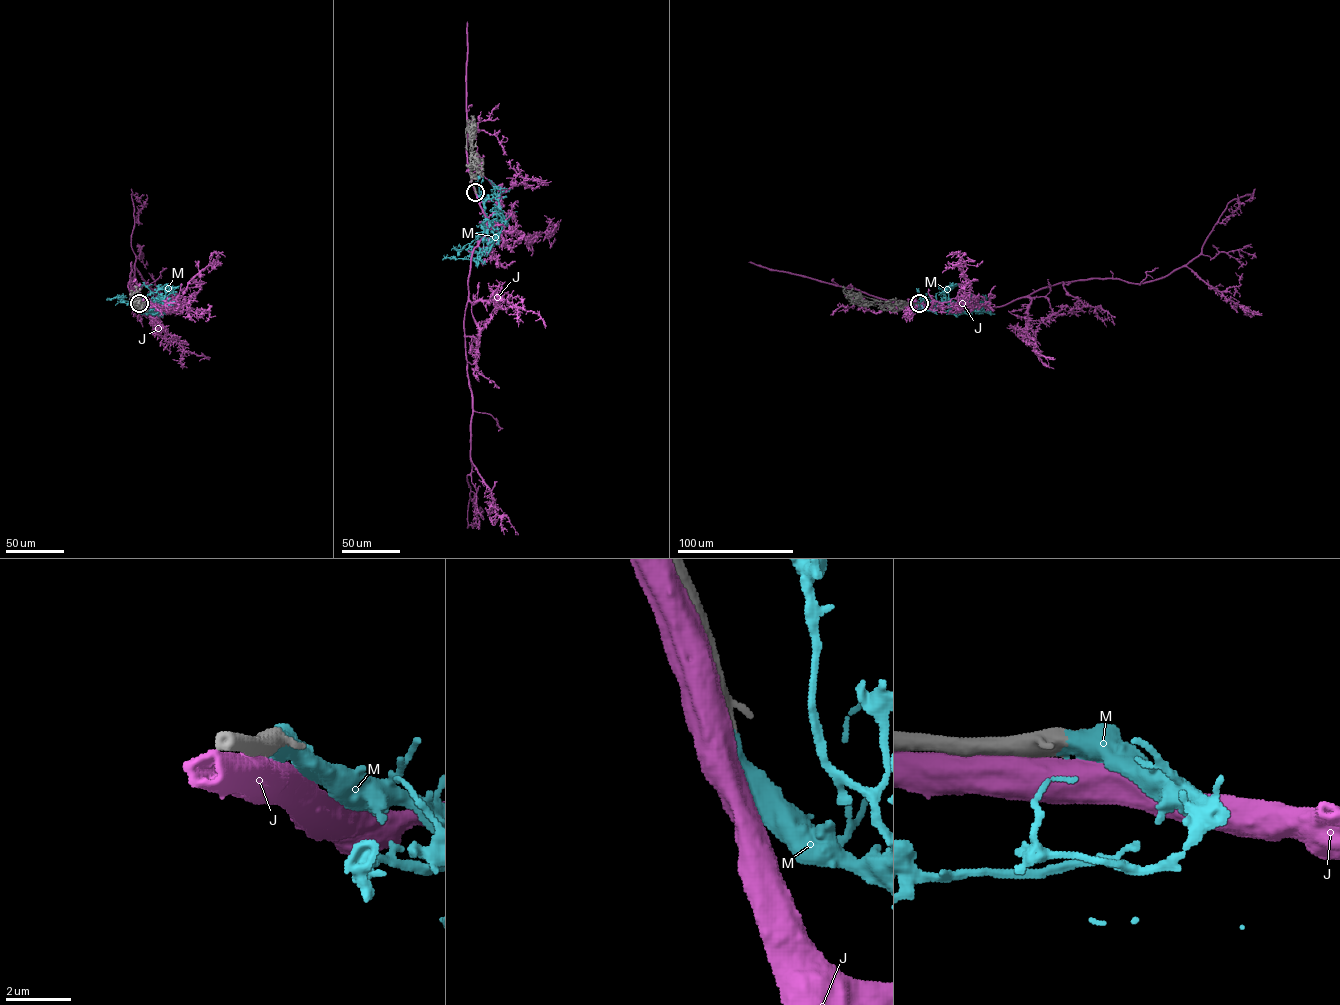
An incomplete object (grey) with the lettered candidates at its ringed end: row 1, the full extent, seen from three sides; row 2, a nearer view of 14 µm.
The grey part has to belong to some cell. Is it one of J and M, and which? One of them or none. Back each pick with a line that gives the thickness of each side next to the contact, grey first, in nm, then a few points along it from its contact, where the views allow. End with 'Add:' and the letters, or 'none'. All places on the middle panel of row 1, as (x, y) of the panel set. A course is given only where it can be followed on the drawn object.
M: 500 nm thick on the grey side, 600 nm on the other; it runs (475, 192), (484, 200), (499, 194), (501, 230), (488, 231), (478, 258), (442, 260)
Add: M

